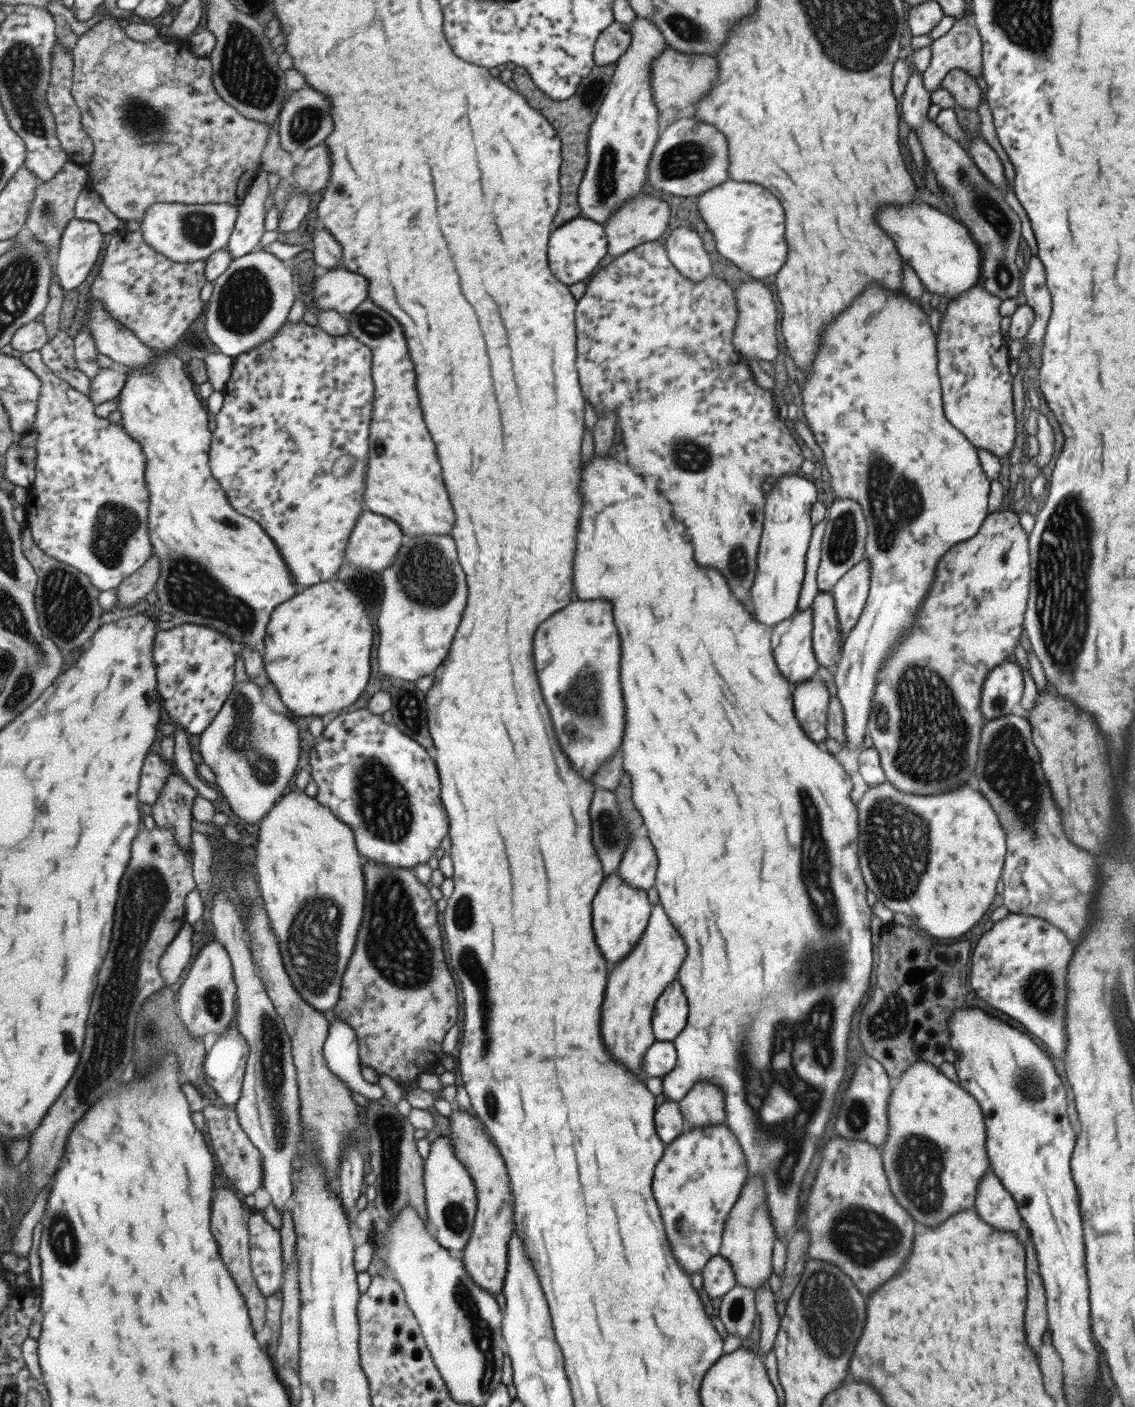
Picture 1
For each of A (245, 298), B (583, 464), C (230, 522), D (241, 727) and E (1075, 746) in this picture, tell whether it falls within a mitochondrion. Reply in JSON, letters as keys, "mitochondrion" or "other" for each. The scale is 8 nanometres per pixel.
{"A":"mitochondrion","B":"other","C":"mitochondrion","D":"mitochondrion","E":"other"}

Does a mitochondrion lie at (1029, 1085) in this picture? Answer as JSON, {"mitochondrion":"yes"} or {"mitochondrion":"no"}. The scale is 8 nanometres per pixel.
{"mitochondrion":"yes"}

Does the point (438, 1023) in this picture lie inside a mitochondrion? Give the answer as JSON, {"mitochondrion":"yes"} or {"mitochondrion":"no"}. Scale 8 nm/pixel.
{"mitochondrion":"no"}

